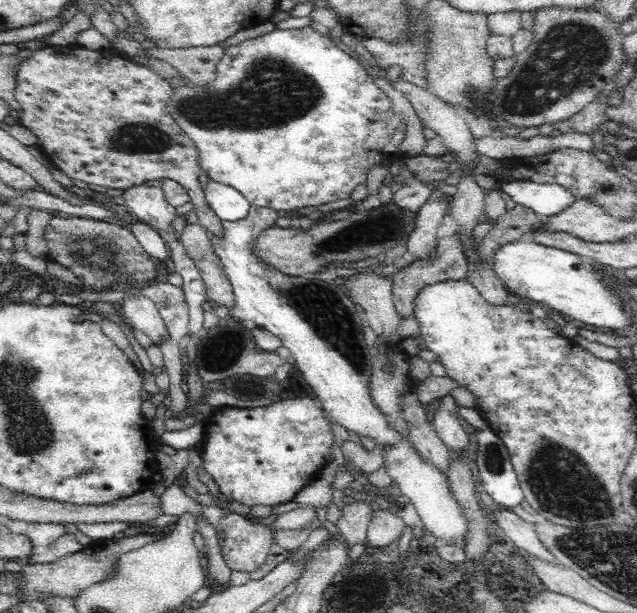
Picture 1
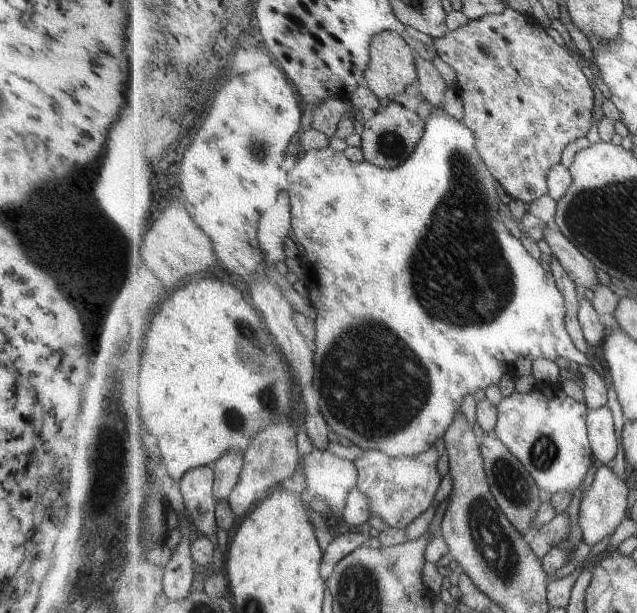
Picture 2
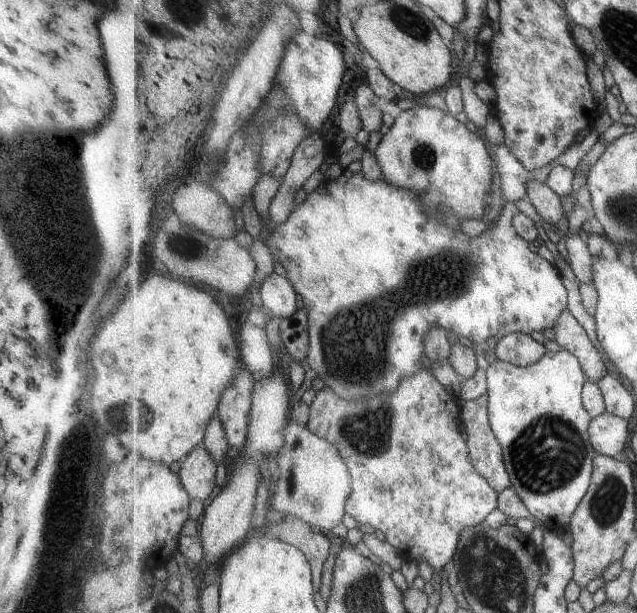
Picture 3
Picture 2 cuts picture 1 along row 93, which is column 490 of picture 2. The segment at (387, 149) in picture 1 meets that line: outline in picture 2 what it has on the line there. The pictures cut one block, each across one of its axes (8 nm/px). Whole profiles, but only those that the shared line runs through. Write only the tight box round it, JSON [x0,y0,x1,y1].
[289,107,593,458]

